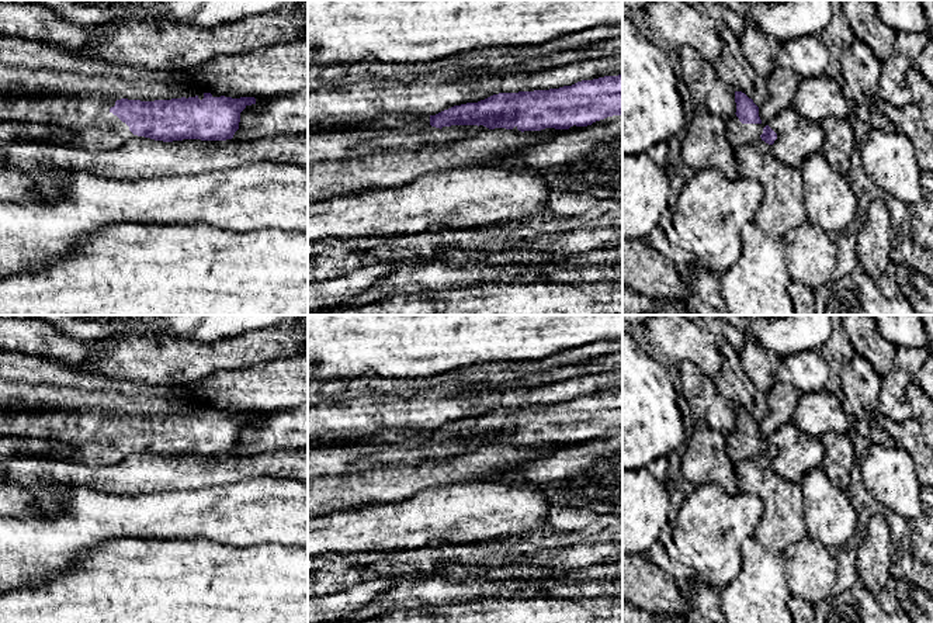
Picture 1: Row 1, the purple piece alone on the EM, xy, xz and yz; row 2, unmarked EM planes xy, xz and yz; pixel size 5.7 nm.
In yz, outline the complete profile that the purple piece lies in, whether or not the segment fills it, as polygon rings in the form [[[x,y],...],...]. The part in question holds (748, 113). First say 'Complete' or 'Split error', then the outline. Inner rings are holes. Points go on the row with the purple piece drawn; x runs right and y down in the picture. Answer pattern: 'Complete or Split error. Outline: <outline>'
Split error. Outline: [[[735,91],[736,113],[726,122],[726,136],[736,148],[749,142],[764,141],[773,145],[777,134],[759,117],[759,107],[742,91]]]

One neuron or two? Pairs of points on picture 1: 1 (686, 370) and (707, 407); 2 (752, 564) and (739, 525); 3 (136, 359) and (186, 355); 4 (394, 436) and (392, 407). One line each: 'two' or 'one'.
1: one
2: two
3: one
4: two

